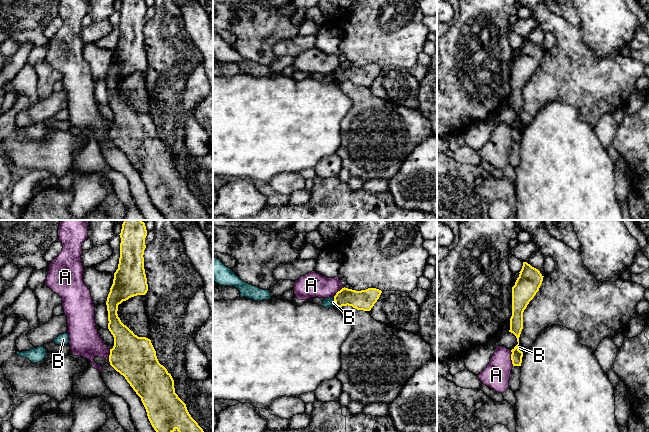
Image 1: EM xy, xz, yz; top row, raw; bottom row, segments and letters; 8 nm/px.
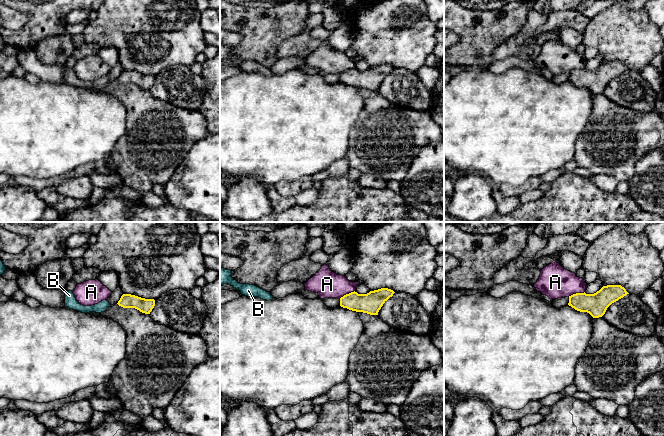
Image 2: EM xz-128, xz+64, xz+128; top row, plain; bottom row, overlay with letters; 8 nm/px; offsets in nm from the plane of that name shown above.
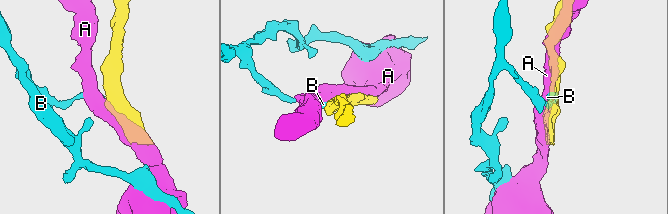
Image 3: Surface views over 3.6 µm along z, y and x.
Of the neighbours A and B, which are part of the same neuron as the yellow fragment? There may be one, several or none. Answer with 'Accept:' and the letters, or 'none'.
Accept: none

